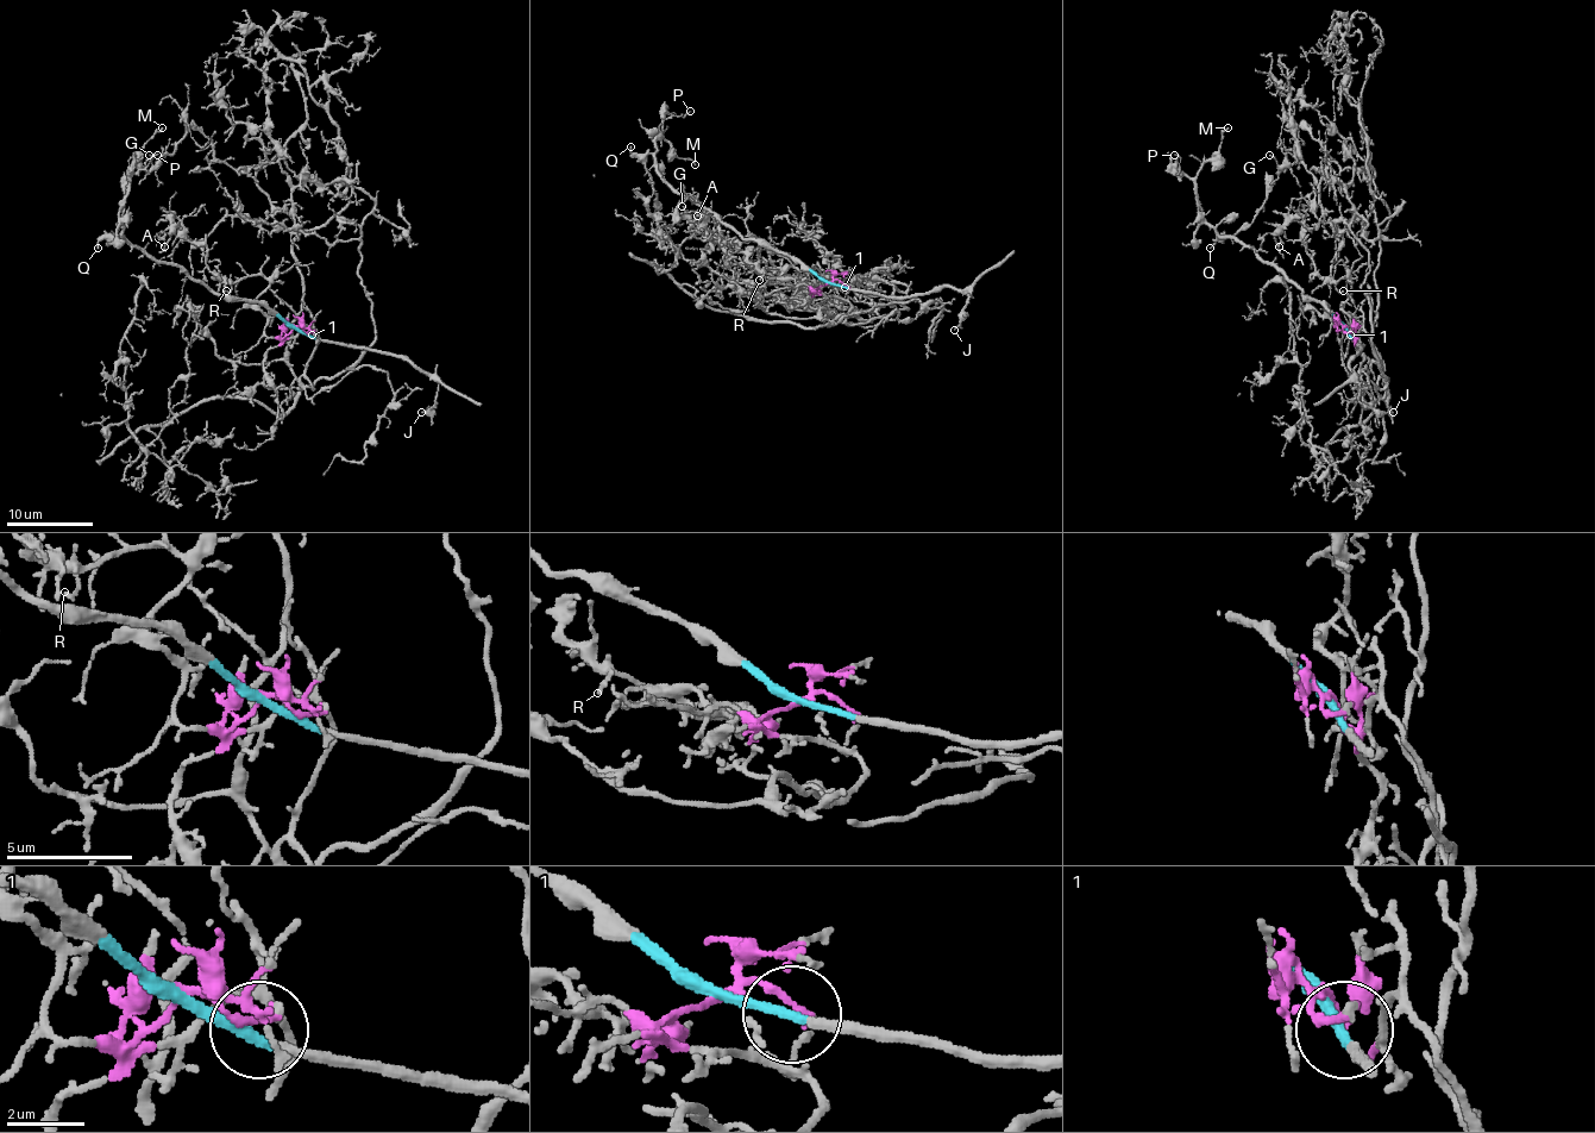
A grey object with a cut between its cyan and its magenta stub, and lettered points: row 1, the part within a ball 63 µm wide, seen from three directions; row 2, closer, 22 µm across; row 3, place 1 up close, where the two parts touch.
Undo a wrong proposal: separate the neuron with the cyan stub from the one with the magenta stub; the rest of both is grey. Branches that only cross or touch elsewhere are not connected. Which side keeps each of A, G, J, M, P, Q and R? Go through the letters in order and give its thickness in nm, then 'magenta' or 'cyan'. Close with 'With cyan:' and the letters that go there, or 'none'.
A: 180 nm | magenta
G: 150 nm | magenta
J: 110 nm | cyan
M: 150 nm | cyan
P: 120 nm | cyan
Q: 130 nm | cyan
R: 140 nm | magenta
With cyan: J, M, P, Q

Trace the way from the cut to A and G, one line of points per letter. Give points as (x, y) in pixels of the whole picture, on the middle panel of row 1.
A: (827, 282), (782, 285), (736, 242), (710, 237), (697, 216)
G: (827, 282), (797, 287), (834, 315), (787, 311), (726, 237), (682, 206)

